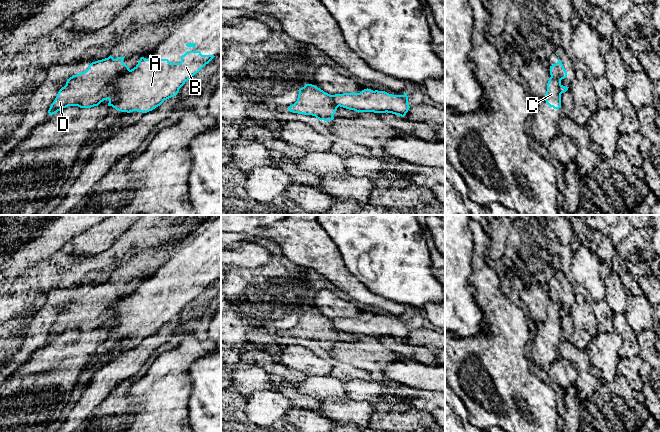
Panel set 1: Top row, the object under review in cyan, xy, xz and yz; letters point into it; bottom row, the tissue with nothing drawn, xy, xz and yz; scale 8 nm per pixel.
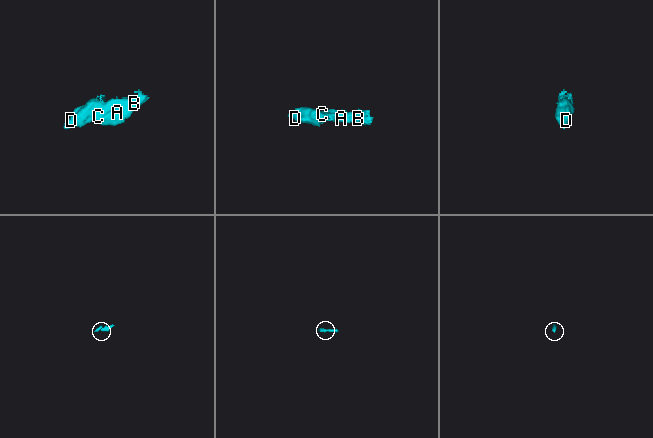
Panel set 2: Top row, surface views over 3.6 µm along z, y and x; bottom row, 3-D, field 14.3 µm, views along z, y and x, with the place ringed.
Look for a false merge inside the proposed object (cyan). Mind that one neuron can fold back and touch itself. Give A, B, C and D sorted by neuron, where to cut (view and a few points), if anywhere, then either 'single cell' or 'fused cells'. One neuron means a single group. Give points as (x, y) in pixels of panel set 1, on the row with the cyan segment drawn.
groups A B C / D; cut xy (129, 69), (115, 80), (113, 91), (107, 98); fused cells

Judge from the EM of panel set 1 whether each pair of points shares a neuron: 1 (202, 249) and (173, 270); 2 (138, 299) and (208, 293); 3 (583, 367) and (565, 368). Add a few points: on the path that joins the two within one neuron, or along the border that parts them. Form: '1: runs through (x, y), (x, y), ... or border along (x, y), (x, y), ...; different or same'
1: runs through (195, 256), (180, 270); same
2: border along (210, 284), (197, 296); different
3: border along (560, 355), (567, 359), (576, 370), (576, 384); different

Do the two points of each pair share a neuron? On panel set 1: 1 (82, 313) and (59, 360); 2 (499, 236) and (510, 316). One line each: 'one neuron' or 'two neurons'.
1: two neurons
2: two neurons

